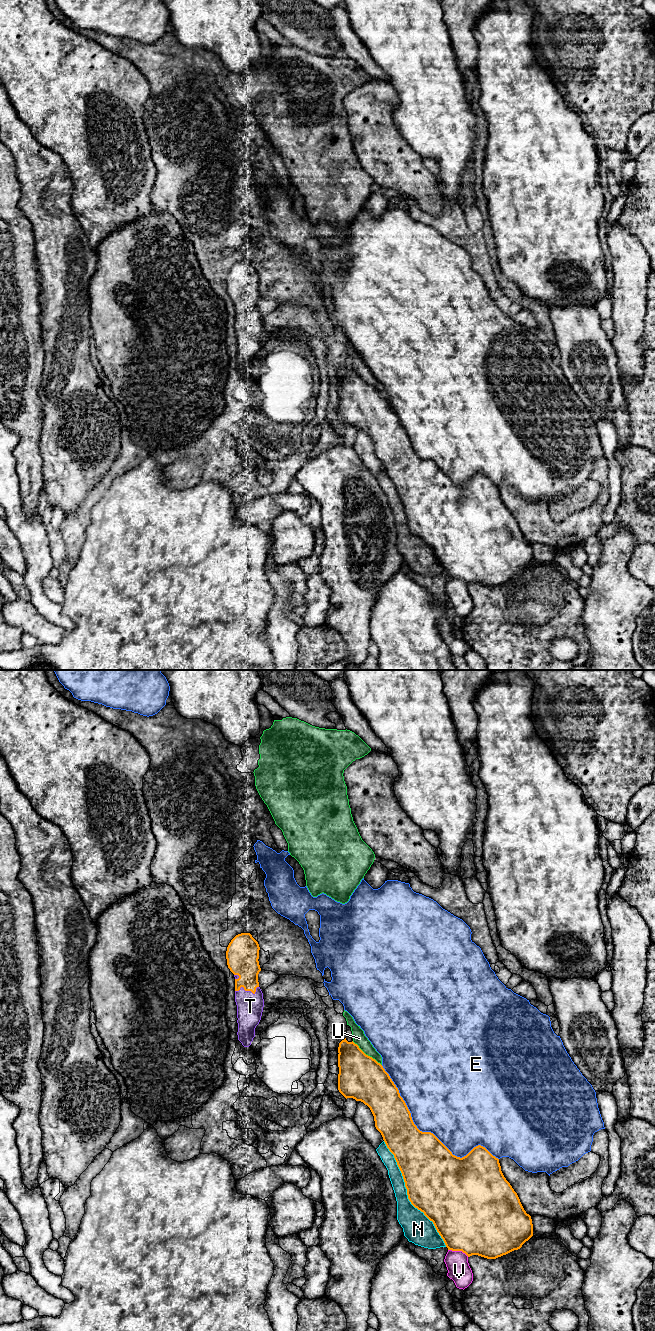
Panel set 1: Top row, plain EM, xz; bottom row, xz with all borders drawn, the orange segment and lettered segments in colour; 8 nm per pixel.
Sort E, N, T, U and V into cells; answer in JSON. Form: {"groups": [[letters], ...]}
{"groups": [["E"], ["N"], ["T"], ["U"], ["V"]]}

